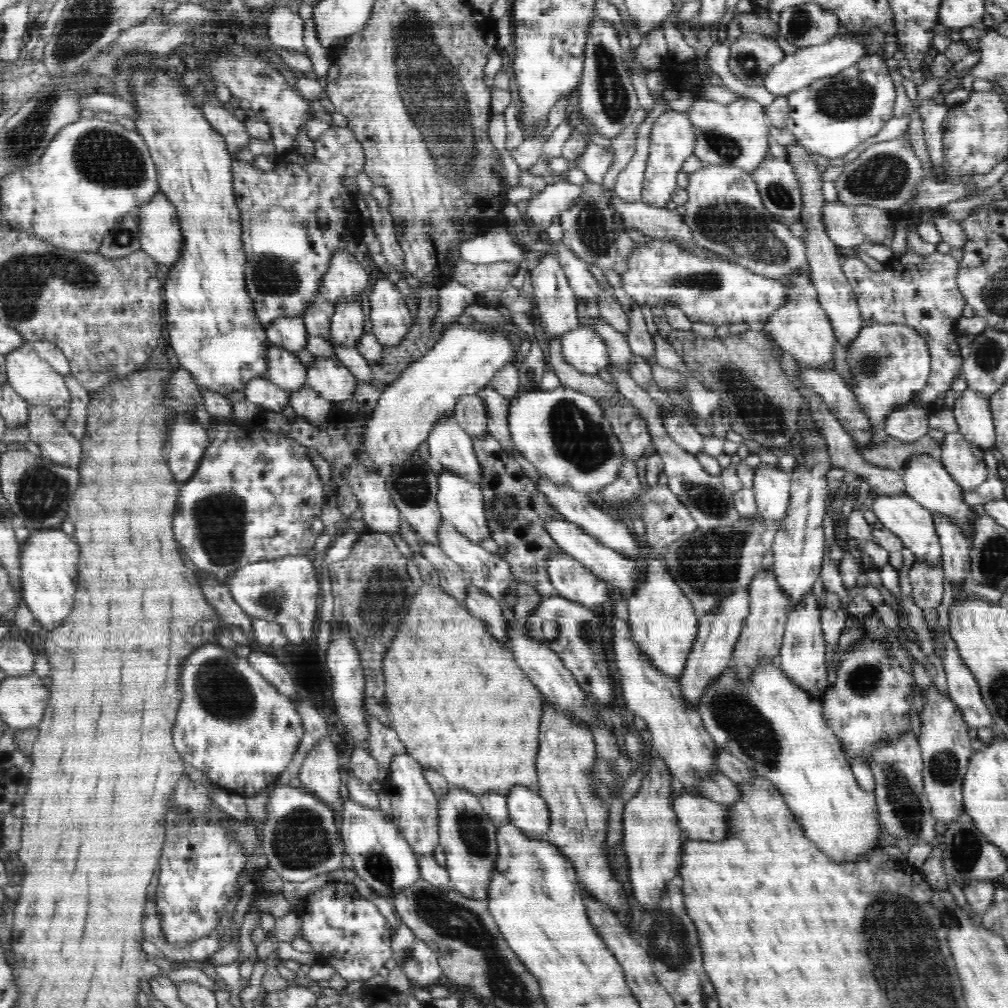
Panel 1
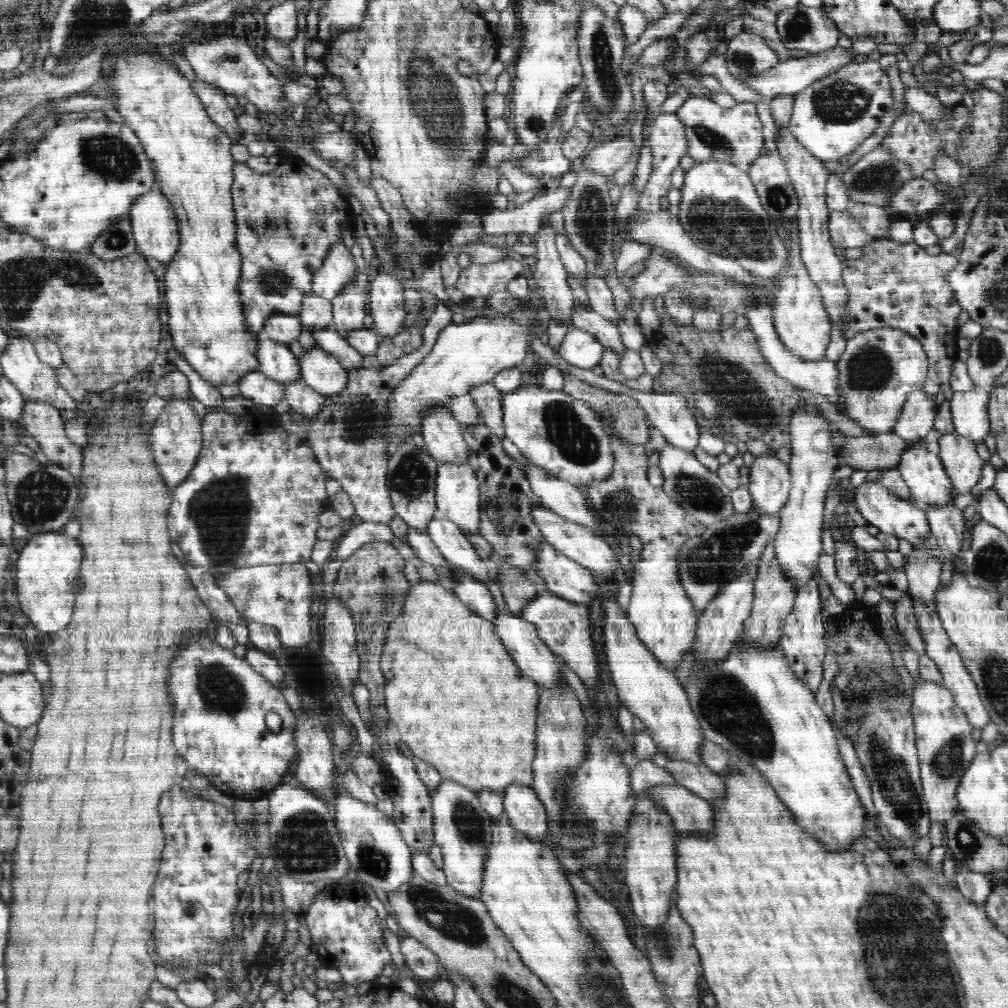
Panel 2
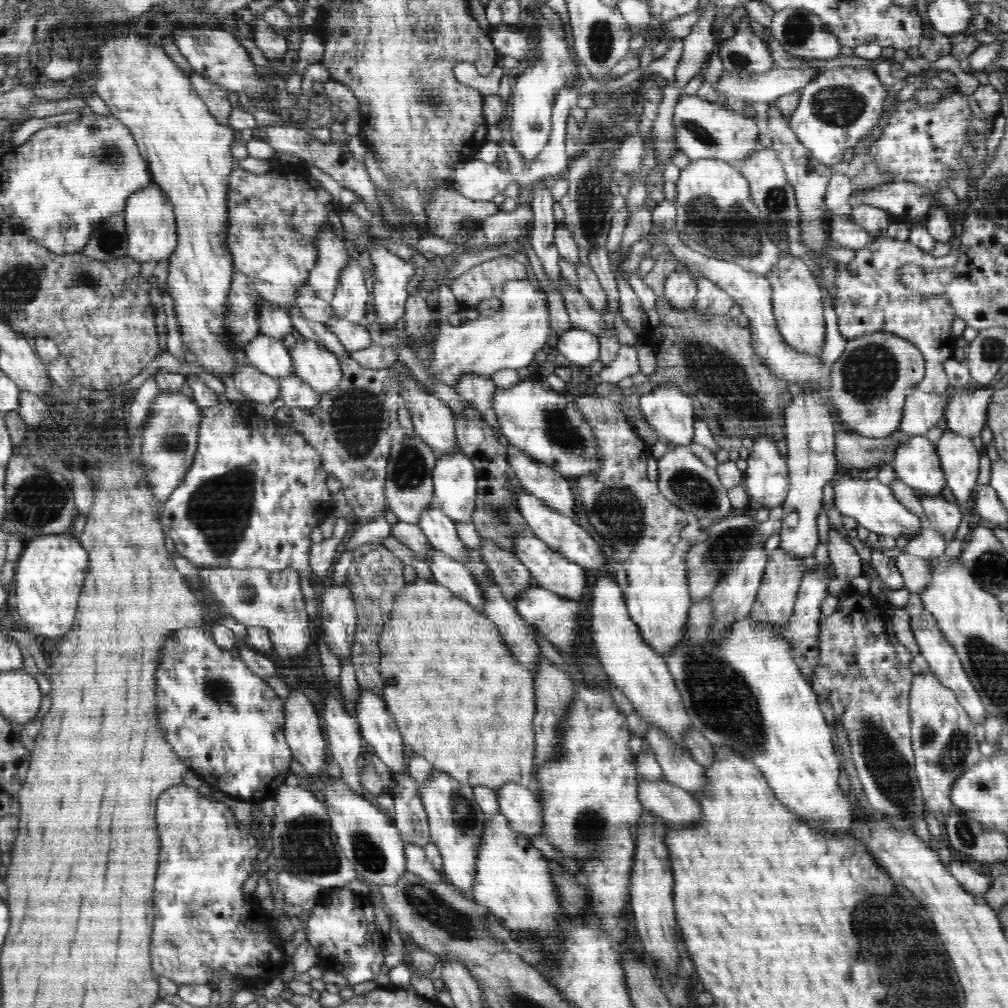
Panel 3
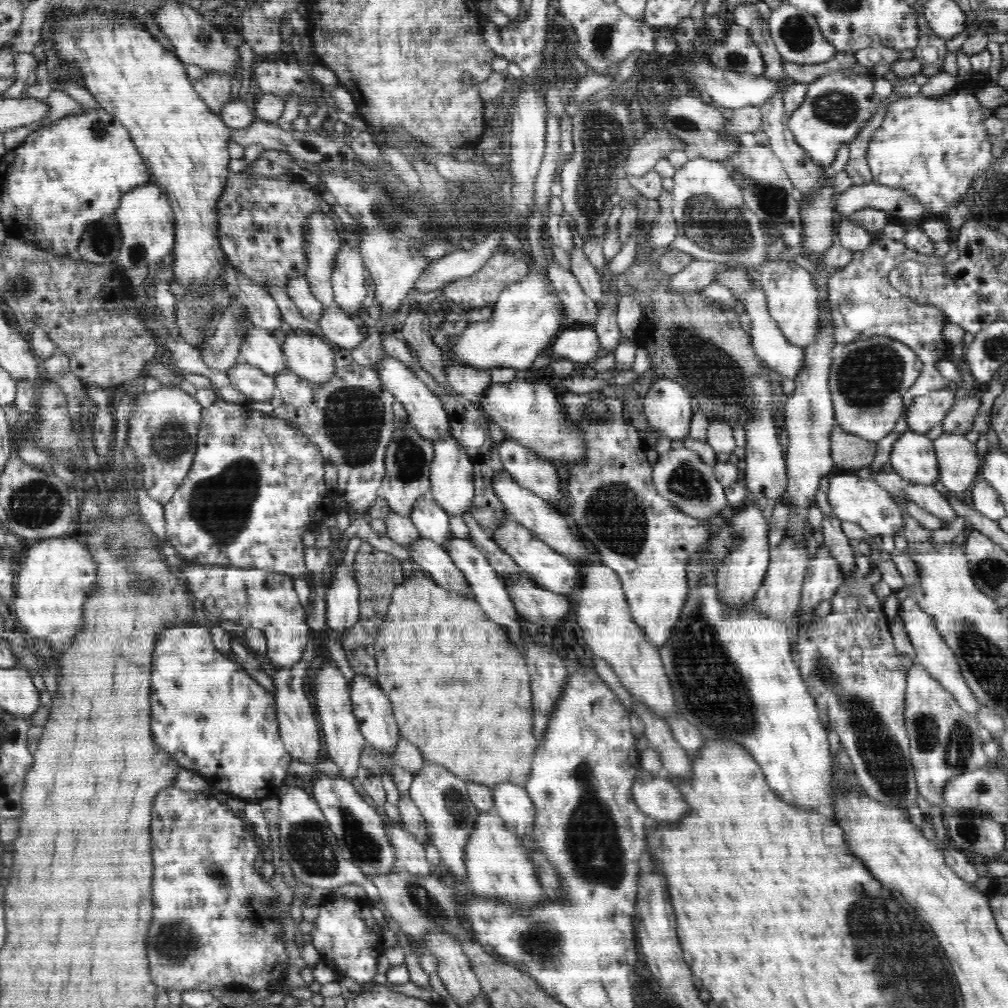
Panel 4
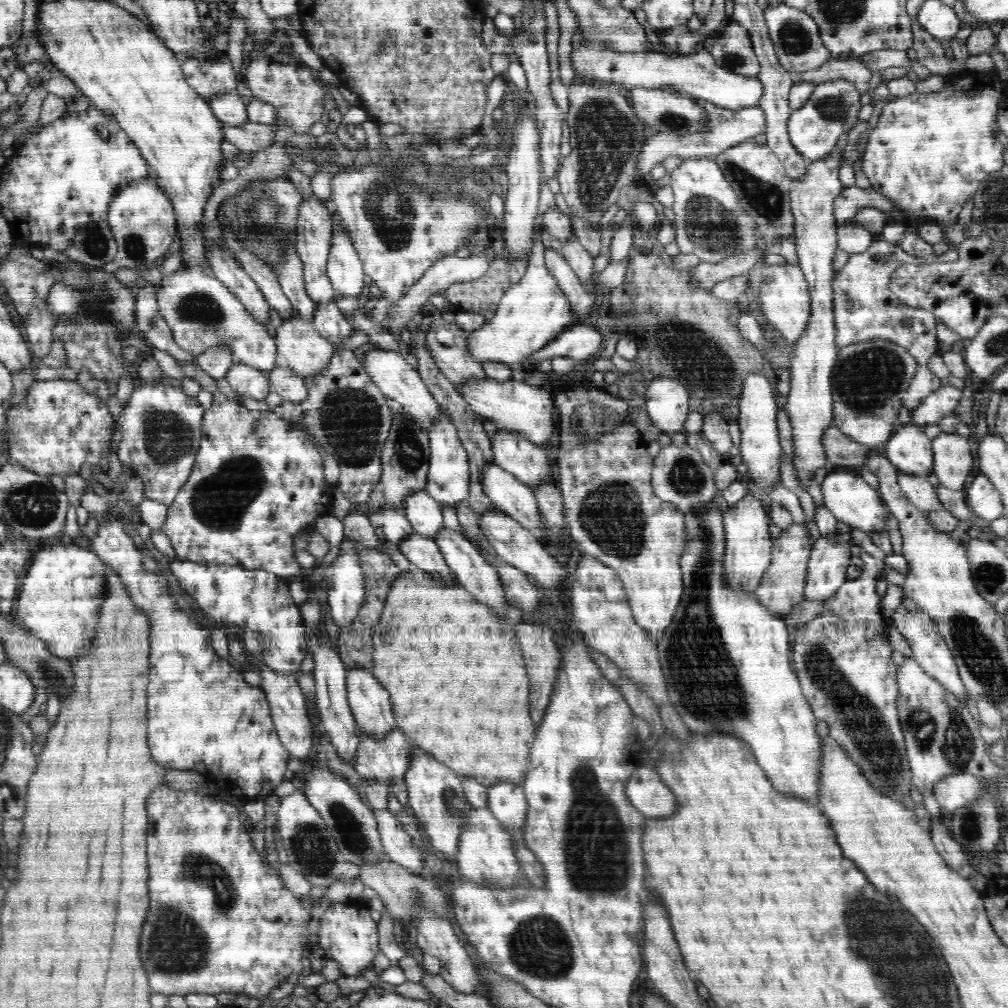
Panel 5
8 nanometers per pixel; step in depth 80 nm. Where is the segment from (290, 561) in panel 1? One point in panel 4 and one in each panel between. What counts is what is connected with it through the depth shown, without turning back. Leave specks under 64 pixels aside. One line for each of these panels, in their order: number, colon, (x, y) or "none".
2: (281, 596)
3: (273, 599)
4: (267, 601)

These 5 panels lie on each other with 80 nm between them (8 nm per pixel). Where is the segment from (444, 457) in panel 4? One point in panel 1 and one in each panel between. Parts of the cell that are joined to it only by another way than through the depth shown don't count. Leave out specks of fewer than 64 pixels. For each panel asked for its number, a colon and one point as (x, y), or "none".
1: (461, 503)
2: (457, 490)
3: (455, 482)

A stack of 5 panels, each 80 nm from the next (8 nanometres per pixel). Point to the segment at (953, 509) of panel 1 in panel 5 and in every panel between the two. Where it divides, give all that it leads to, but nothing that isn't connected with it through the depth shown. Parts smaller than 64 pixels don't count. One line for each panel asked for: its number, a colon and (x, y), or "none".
2: (923, 472)
3: (916, 463)
4: (913, 458)
5: (909, 450)

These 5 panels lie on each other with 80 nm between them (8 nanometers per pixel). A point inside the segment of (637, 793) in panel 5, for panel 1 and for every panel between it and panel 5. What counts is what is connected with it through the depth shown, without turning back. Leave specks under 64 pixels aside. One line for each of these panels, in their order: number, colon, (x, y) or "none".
1: (699, 818)
2: (689, 813)
3: (677, 808)
4: (657, 796)

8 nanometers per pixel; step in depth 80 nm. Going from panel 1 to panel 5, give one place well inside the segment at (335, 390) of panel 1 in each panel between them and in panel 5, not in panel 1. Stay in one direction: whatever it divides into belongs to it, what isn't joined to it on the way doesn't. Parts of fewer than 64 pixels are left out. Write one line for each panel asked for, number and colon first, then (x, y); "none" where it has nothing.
2: (323, 372)
3: (320, 368)
4: (311, 357)
5: (300, 347)

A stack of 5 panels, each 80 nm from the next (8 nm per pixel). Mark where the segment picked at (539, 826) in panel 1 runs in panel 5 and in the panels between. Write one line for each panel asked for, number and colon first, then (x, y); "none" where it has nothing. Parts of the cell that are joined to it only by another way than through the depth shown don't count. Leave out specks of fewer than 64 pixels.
2: (526, 812)
3: (519, 804)
4: (512, 802)
5: (507, 801)

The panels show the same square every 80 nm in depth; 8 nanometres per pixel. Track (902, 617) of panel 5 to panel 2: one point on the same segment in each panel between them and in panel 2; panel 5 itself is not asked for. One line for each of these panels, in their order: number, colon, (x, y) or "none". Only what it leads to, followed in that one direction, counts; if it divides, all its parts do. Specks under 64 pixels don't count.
2: (957, 679)
3: (942, 658)
4: (932, 652)

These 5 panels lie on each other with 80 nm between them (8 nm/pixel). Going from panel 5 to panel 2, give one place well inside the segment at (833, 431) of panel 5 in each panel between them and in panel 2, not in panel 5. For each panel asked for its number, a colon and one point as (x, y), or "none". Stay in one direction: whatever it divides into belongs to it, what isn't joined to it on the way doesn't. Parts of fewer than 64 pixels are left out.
2: (867, 453)
3: (853, 451)
4: (848, 451)

